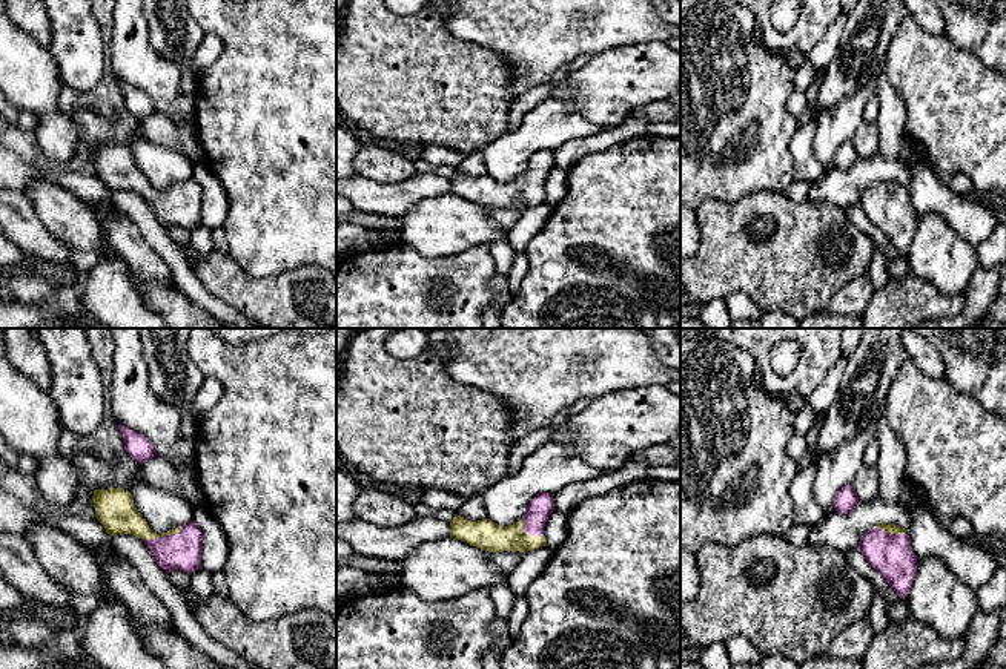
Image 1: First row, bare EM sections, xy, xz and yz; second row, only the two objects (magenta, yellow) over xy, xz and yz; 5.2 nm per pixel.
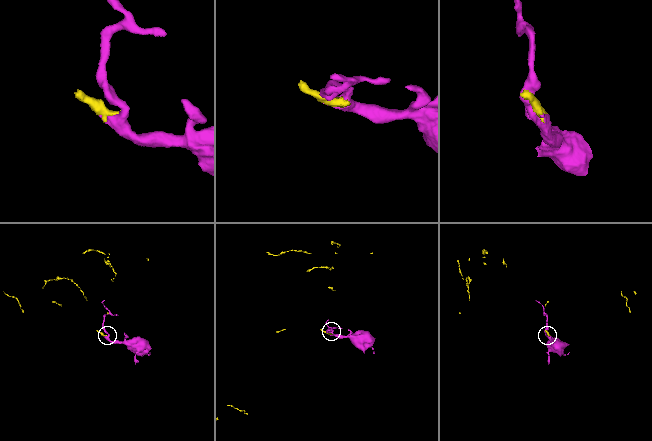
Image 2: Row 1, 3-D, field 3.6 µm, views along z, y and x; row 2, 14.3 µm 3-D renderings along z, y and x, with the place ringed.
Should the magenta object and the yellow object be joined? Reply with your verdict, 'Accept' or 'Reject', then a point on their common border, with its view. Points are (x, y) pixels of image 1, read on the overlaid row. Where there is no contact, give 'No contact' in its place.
Accept. Touches magenta at xy (163, 537)

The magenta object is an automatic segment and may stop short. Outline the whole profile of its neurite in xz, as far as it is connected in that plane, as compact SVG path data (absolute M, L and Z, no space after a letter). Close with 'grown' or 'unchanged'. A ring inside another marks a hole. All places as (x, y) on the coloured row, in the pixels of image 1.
M541 493L528 502L527 514L521 522L501 526L490 519L472 522L455 514L450 522L450 536L482 551L519 551L525 554L547 545L544 526L553 511L553 494Z; grown

